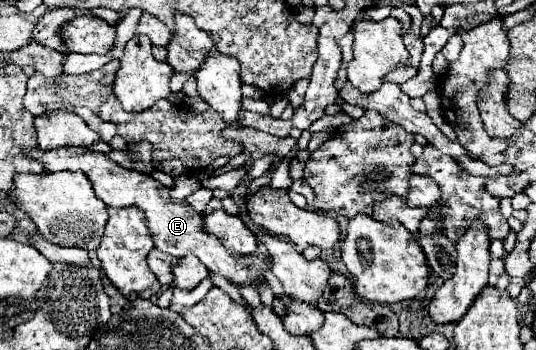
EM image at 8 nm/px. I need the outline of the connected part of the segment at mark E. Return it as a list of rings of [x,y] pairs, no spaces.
[[[61,146],[55,150],[43,152],[41,148],[35,150],[25,150],[25,154],[37,162],[43,164],[45,174],[53,174],[57,170],[71,170],[77,172],[81,170],[89,182],[93,184],[95,196],[103,200],[107,206],[139,206],[147,218],[149,224],[149,234],[155,242],[155,248],[161,252],[167,252],[175,258],[183,258],[185,254],[195,254],[207,268],[209,272],[221,274],[229,278],[233,284],[255,284],[257,278],[263,278],[263,272],[269,268],[269,256],[255,256],[255,254],[235,254],[227,250],[221,240],[209,232],[203,230],[201,226],[201,214],[197,214],[185,200],[177,202],[169,196],[169,188],[163,188],[157,180],[153,180],[149,174],[137,174],[133,170],[121,170],[115,162],[111,162],[105,154],[93,152],[83,146]]]

